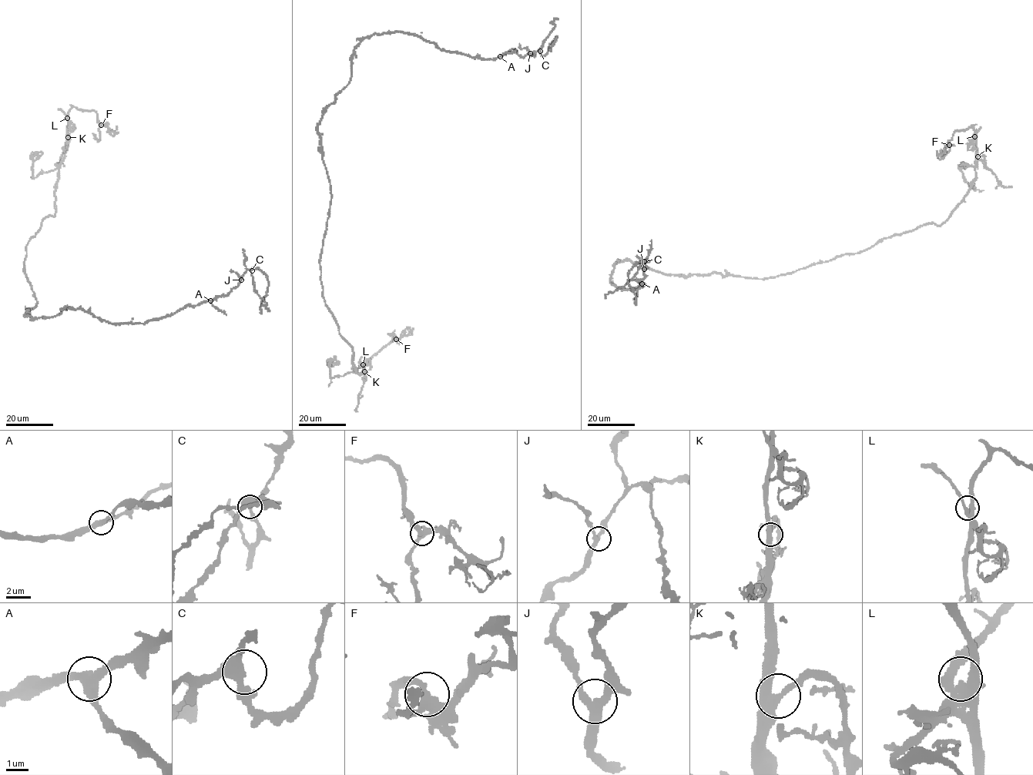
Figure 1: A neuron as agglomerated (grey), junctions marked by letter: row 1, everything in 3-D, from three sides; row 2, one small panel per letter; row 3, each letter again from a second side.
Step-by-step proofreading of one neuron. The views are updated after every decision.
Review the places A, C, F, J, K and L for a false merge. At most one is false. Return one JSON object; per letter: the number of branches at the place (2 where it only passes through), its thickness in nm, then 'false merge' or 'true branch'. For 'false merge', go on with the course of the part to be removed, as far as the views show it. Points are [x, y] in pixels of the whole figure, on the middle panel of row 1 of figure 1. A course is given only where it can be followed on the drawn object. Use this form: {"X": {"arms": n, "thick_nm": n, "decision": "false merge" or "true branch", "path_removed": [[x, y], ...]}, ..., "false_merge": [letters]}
{"A": {"arms": 3, "thick_nm": 360, "decision": "true branch"}, "C": {"arms": 3, "thick_nm": 380, "decision": "true branch"}, "F": {"arms": 3, "thick_nm": 360, "decision": "true branch"}, "J": {"arms": 3, "thick_nm": 320, "decision": "true branch"}, "K": {"arms": 3, "thick_nm": 360, "decision": "true branch"}, "L": {"arms": 3, "thick_nm": 340, "decision": "true branch"}, "false_merge": []}

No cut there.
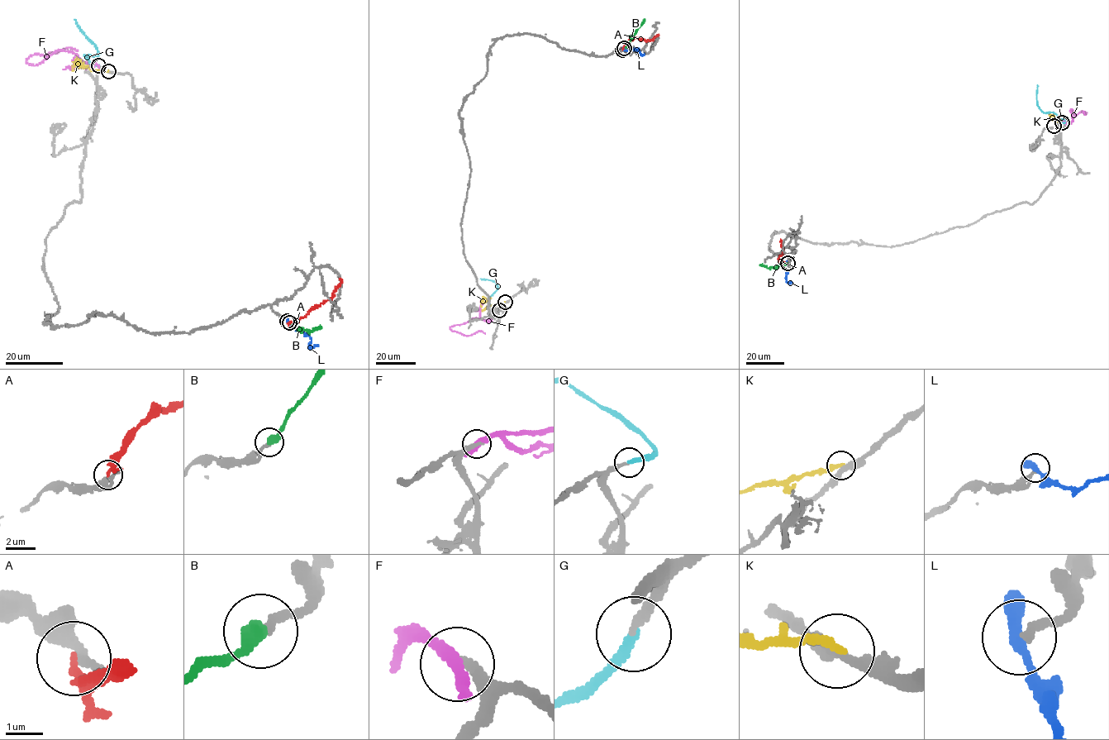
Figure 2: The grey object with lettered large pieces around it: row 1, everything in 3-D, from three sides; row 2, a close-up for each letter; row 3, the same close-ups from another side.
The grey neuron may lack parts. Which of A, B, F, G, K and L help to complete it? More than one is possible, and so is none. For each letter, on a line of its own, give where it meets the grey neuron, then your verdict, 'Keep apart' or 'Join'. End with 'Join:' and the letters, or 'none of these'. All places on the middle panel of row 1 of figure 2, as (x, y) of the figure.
A: Touches grey at (622, 50). Keep apart
B: Touches grey at (624, 48). Join
F: Touches grey at (499, 309). Keep apart
G: Touches grey at (499, 310). Join
K: Touches grey at (505, 302). Keep apart
L: Touches grey at (624, 48). Keep apart
Join: B, G

